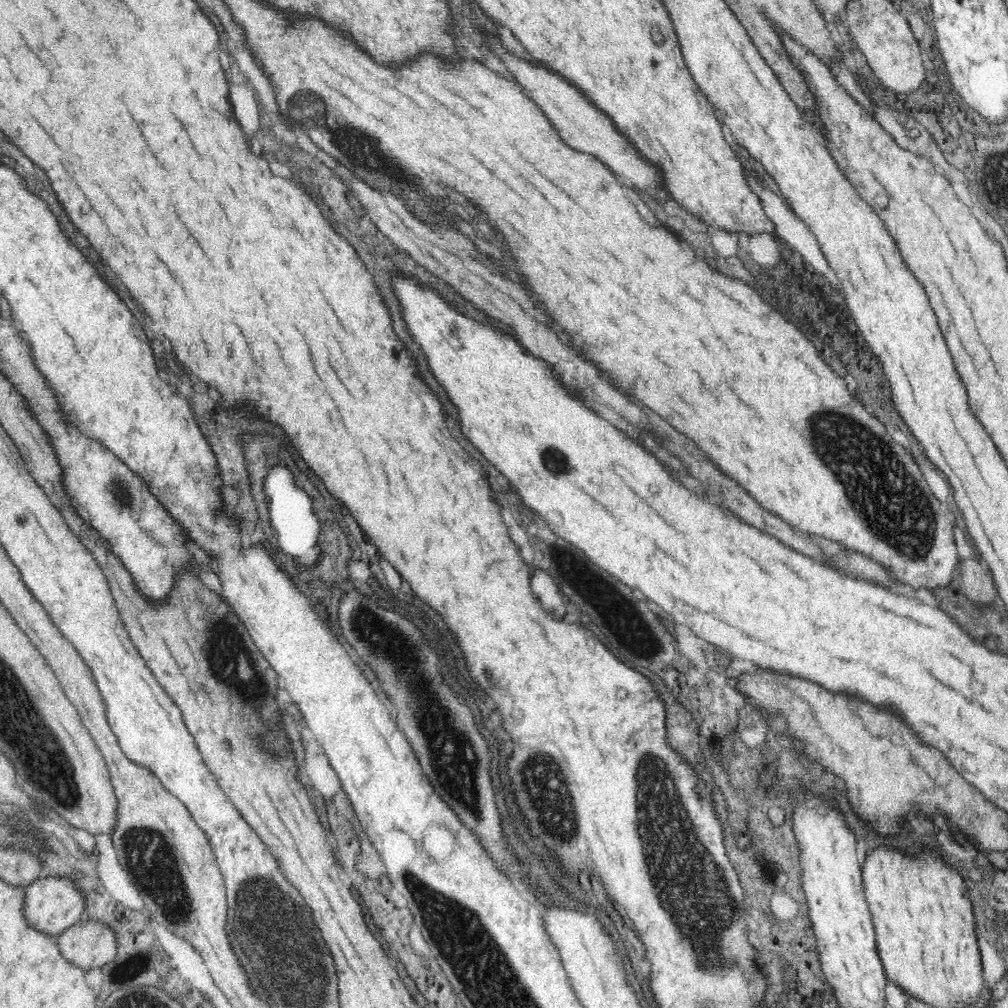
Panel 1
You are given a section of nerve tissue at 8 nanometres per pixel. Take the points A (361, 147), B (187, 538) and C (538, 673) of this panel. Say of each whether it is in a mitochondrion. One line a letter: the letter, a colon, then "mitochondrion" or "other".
A: mitochondrion
B: other
C: other

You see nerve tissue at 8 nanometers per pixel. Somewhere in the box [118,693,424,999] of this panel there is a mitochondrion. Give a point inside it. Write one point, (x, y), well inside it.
(164, 882)

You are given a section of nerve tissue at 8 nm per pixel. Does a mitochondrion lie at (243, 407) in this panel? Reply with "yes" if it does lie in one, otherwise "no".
no

